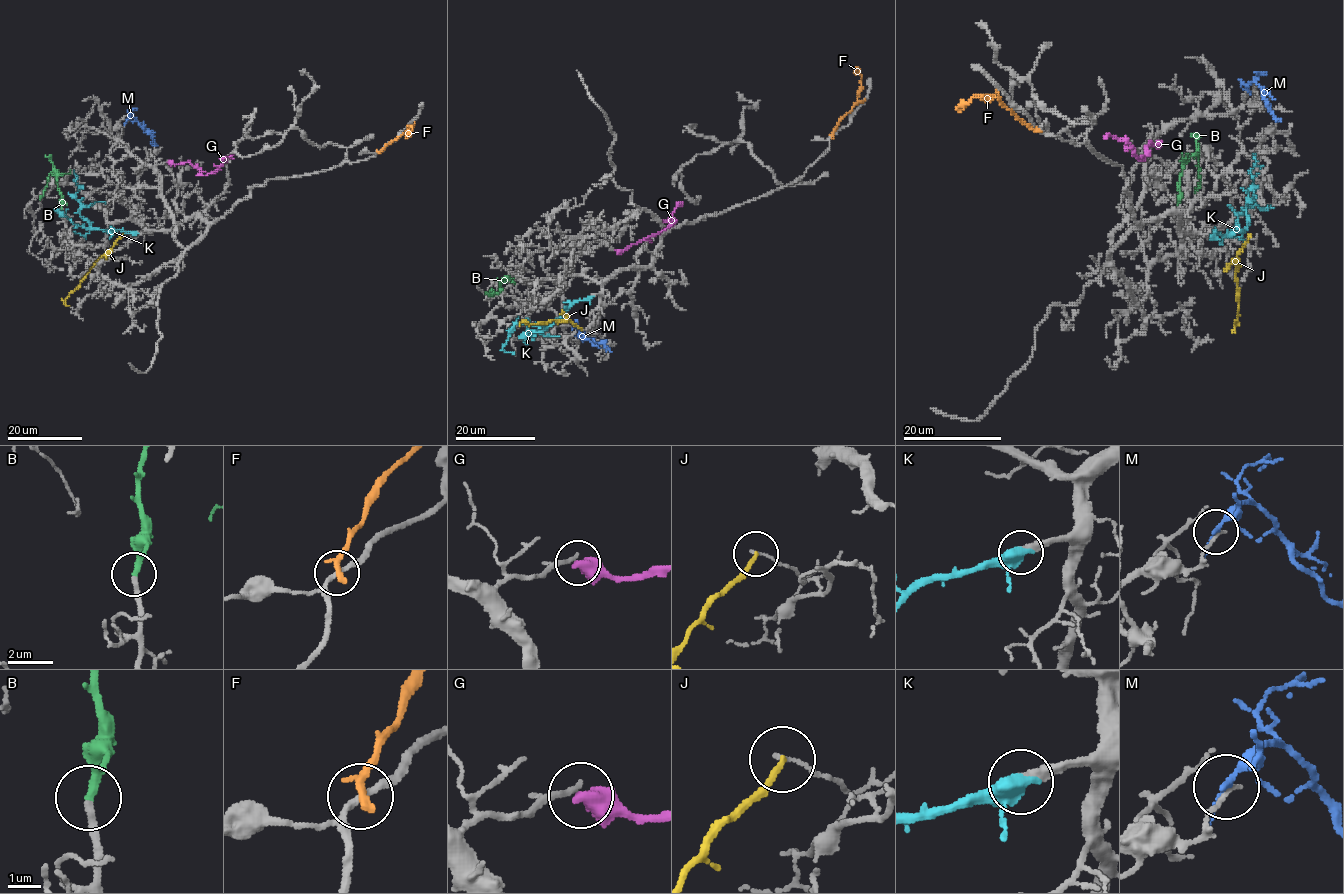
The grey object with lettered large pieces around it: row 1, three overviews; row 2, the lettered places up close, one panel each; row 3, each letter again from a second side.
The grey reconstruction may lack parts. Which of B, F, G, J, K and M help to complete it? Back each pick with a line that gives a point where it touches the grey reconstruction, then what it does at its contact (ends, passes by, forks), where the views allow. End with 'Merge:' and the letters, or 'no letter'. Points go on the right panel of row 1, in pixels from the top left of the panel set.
B: contact (1178, 204); it ends
K: contact (1210, 237); it passes by
Merge: B, K

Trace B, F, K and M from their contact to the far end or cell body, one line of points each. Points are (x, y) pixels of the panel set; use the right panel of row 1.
B: (1178, 204), (1181, 166), (1197, 152), (1199, 187), (1194, 192)
F: (1038, 129), (1022, 123), (994, 96), (972, 96), (957, 106), (959, 111)
K: (1210, 237), (1215, 232), (1227, 236), (1242, 231), (1236, 215), (1254, 205), (1273, 206)
M: (1247, 89), (1250, 83), (1261, 87), (1267, 107), (1280, 121)

